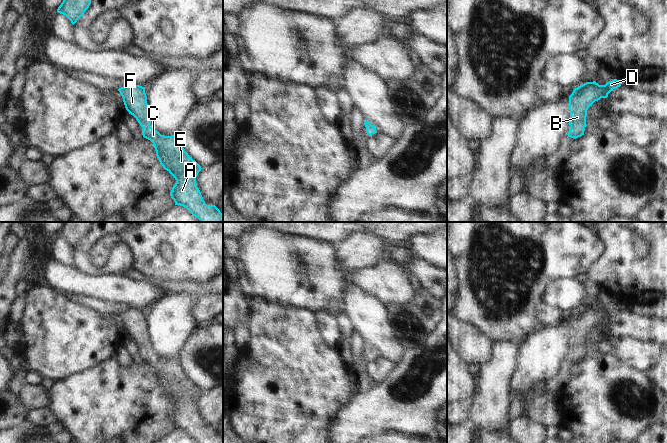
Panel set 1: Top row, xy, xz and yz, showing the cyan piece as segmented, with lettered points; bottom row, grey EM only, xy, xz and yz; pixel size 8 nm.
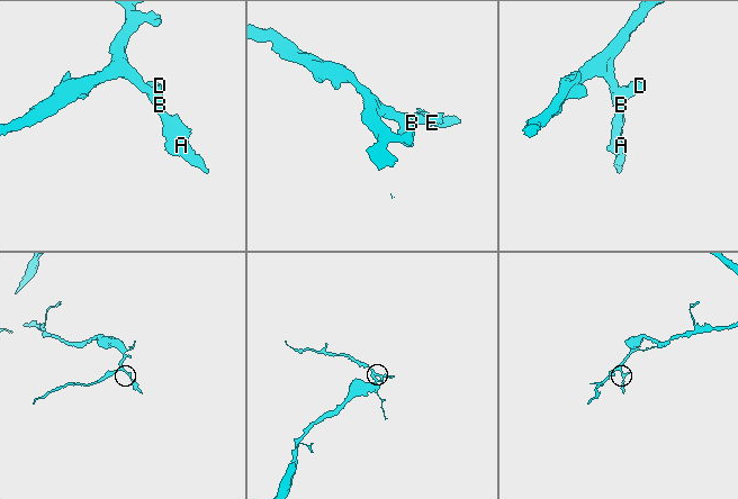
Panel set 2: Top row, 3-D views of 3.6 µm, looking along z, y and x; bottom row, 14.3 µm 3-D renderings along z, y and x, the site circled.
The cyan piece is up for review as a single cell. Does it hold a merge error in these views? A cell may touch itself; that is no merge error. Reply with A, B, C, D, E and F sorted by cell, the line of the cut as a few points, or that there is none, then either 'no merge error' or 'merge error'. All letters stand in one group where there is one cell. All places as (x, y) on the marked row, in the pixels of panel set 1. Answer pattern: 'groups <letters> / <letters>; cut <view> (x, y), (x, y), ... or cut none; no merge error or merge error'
groups A B C D E F; cut none; no merge error

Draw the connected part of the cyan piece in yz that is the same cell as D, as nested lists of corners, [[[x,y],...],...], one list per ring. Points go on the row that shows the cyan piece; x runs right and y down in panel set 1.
[[[614,79],[605,85],[599,85],[595,81],[586,82],[575,88],[569,96],[570,130],[568,136],[578,138],[584,135],[588,108],[601,98],[607,98],[608,94],[621,86],[621,82]]]

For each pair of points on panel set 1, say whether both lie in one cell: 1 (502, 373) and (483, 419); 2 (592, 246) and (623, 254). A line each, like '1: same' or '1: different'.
1: same
2: different

